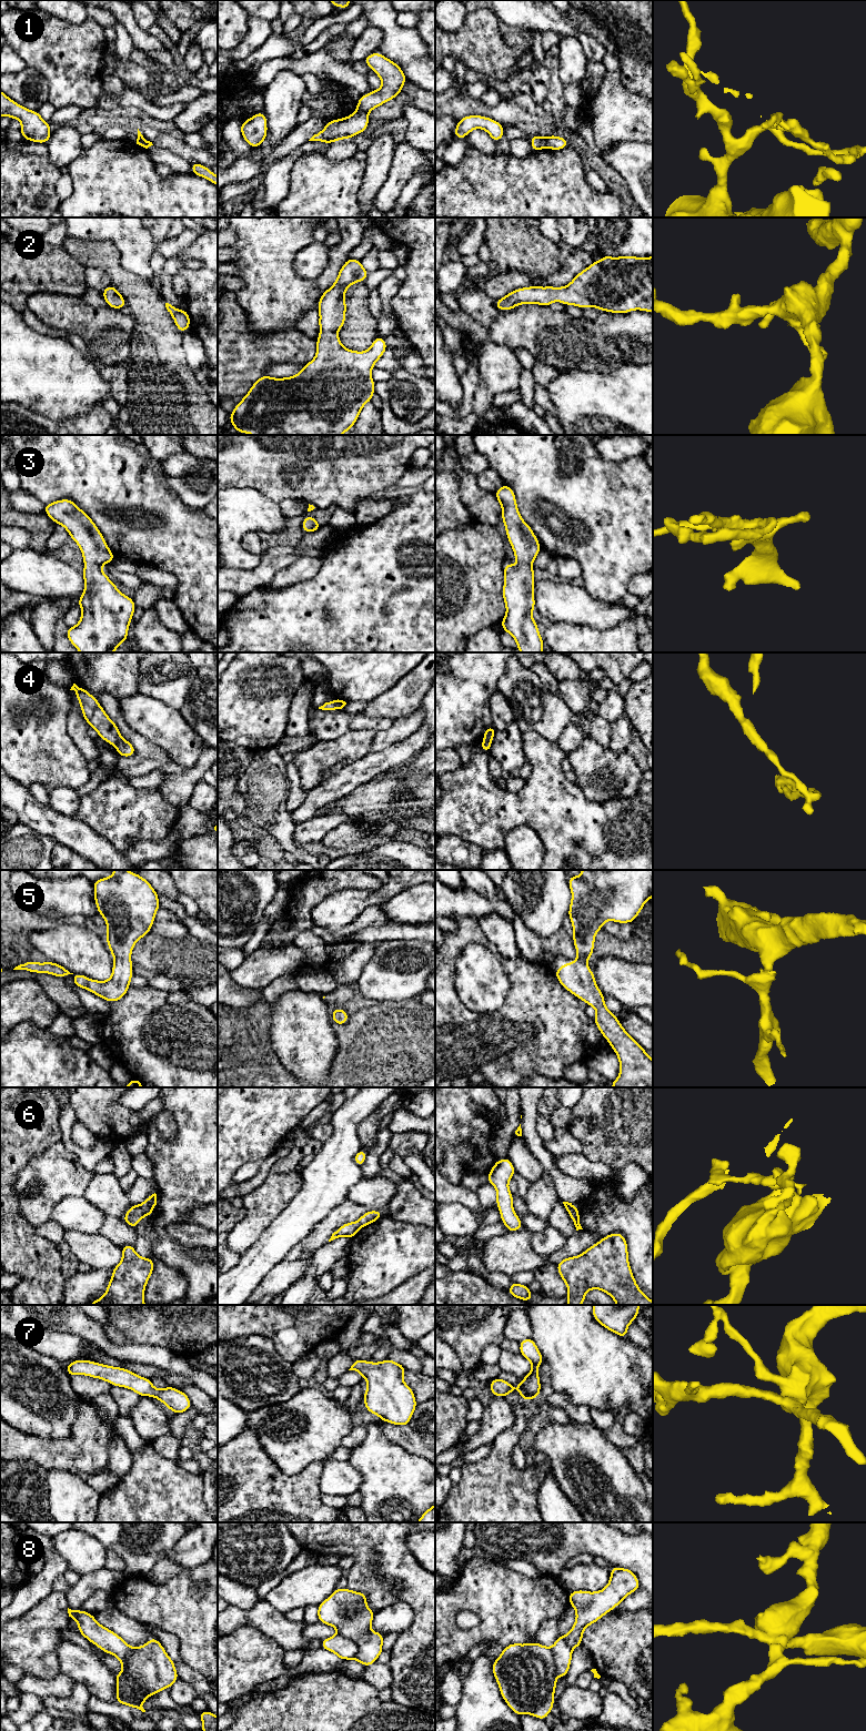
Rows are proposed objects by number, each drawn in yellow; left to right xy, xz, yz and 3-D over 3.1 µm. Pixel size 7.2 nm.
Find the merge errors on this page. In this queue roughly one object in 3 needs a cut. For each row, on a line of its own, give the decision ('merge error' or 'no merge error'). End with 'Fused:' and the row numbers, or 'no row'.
1: merge error
2: no merge error
3: no merge error
4: merge error
5: no merge error
6: merge error
7: no merge error
8: merge error
Fused: 1, 4, 6, 8

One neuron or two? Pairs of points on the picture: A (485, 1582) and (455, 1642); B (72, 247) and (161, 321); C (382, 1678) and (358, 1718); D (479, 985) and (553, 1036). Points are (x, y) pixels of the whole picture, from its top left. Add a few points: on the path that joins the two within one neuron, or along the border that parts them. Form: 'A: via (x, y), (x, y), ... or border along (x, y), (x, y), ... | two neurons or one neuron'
A: via (485, 1600), (485, 1622), (473, 1635) | one neuron
B: via (96, 253), (141, 297) | one neuron
C: border along (360, 1677), (379, 1691) | two neurons
D: border along (507, 978), (503, 1004), (493, 1012), (480, 1013) | two neurons

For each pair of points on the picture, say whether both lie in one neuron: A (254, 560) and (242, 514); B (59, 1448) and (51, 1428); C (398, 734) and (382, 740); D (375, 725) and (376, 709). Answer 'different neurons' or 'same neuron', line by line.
A: same neuron
B: different neurons
C: same neuron
D: different neurons

